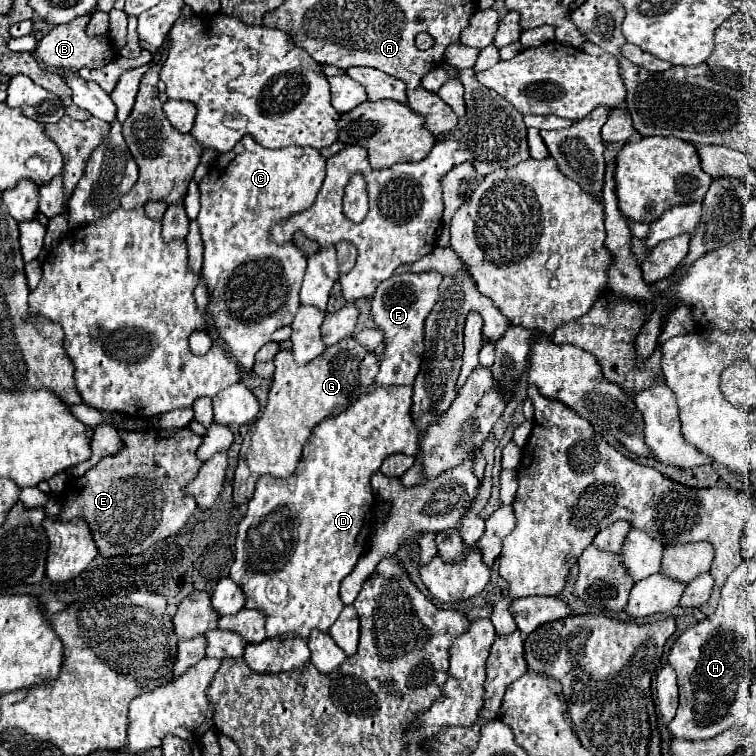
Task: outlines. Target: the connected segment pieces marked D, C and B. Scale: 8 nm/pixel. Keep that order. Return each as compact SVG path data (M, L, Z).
M387 386L361 394L344 412L325 418L313 428L291 476L263 476L257 482L249 510L239 522L235 562L229 578L245 592L245 608L255 608L265 614L267 636L287 638L295 634L307 640L311 630L327 632L337 620L343 610L339 584L355 568L375 526L375 496L369 478L379 470L385 456L397 452L413 456L419 448L419 426L411 416L411 398L411 386Z
M245 136L231 152L221 154L211 166L207 176L199 182L201 210L197 216L201 240L203 240L203 268L201 278L205 280L211 312L211 322L217 340L225 350L243 366L245 372L253 368L253 358L261 346L271 342L271 334L291 324L299 310L299 284L303 280L307 258L293 244L273 244L267 240L267 230L275 220L283 220L289 214L297 214L315 202L315 196L325 180L325 158L315 148L281 148L267 150Z
M81 16L81 18L71 20L69 24L55 26L51 32L47 32L41 38L37 48L33 50L33 56L39 62L43 62L45 66L59 70L59 72L67 72L67 74L69 72L77 74L81 68L101 68L101 66L109 64L117 56L117 52L115 52L115 48L111 46L109 40L91 40L91 38L85 36L87 20L89 20L89 16Z

